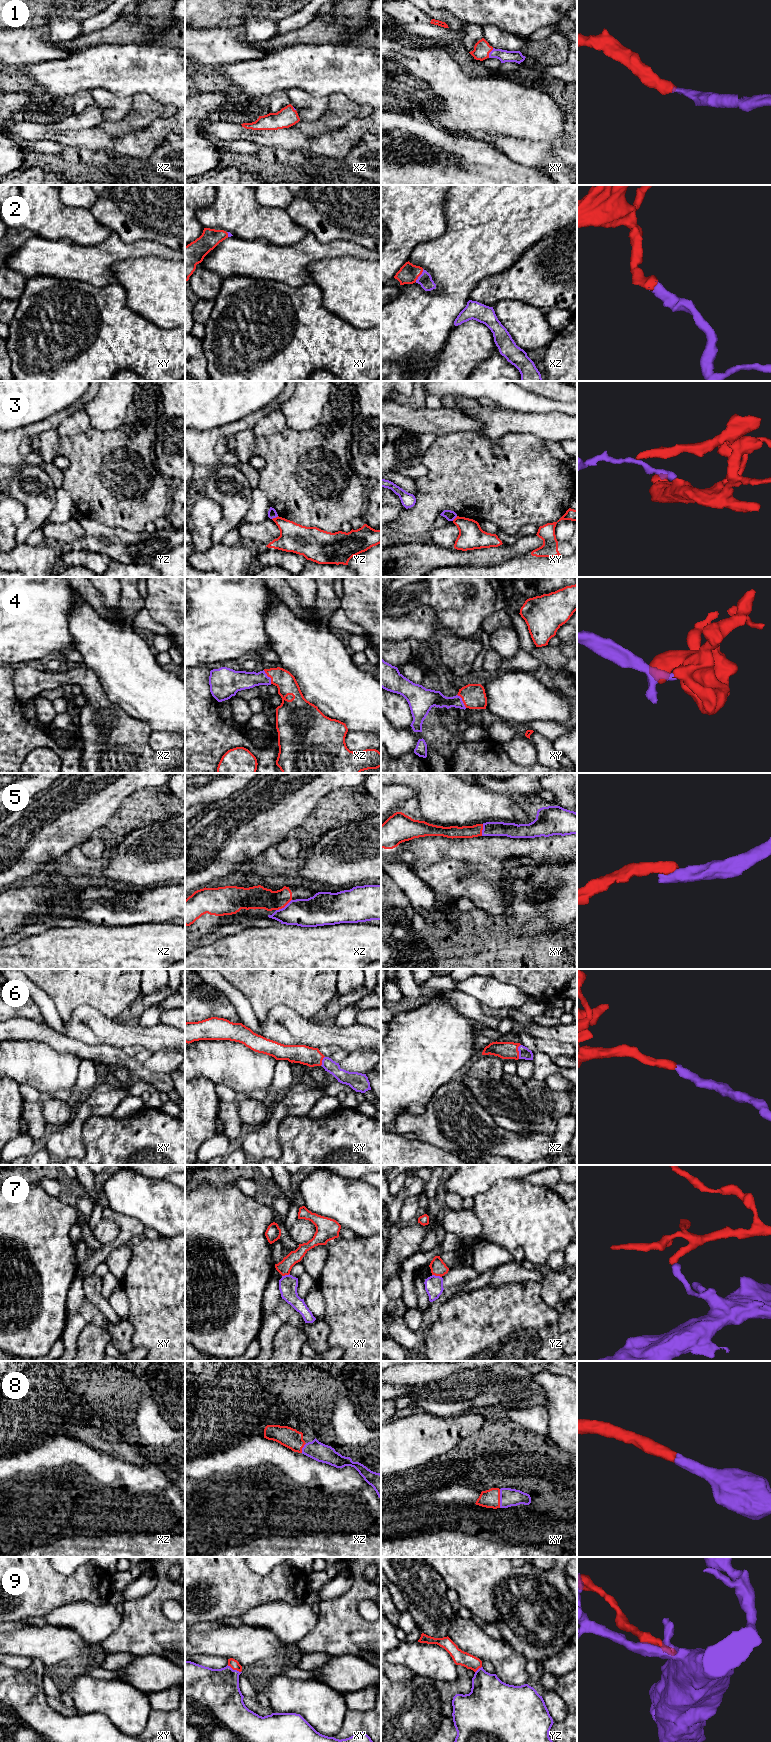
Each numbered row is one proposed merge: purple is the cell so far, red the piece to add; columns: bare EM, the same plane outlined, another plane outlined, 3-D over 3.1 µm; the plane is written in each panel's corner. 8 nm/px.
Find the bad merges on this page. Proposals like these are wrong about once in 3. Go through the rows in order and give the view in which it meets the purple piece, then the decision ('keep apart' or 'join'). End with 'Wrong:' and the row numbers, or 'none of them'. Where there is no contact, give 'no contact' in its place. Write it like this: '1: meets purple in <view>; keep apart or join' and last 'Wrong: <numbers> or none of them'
1: meets purple in xy; join
2: meets purple in xz; join
3: meets purple in yz; keep apart
4: meets purple in xz; join
5: meets purple in xz; join
6: meets purple in xz; join
7: meets purple in yz; keep apart
8: meets purple in xy; join
9: meets purple in xy; join
Wrong: 3, 7

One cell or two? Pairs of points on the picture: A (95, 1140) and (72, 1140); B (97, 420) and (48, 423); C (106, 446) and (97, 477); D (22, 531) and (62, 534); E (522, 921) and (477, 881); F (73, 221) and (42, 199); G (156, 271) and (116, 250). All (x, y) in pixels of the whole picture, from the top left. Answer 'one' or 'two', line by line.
A: two
B: two
C: one
D: two
E: two
F: one
G: two

